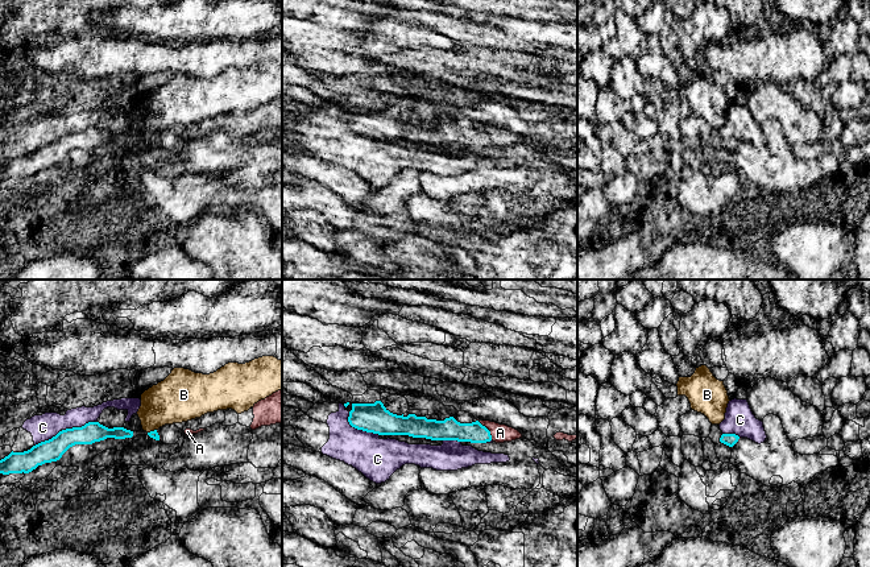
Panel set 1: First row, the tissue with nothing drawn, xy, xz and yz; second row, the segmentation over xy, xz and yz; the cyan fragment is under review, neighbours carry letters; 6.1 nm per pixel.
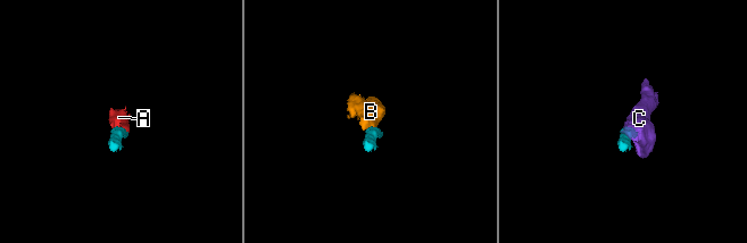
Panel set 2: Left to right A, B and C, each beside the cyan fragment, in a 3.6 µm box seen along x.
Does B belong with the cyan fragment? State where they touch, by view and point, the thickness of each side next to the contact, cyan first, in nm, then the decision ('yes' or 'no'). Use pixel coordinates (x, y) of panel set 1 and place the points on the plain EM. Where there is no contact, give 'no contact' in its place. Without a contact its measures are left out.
xy (152, 136) | 50/280 nm | no

